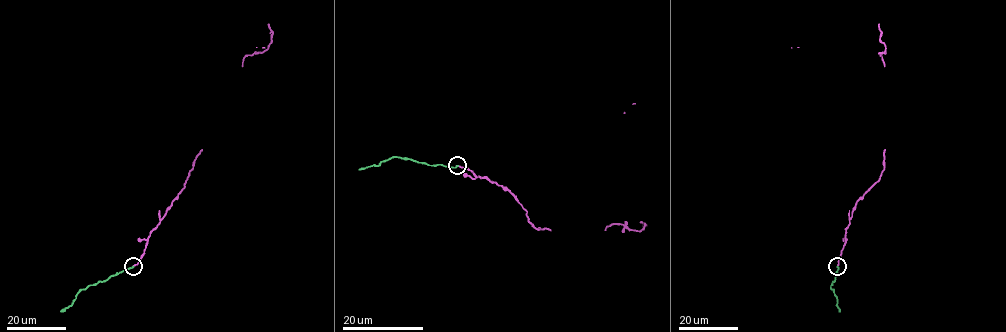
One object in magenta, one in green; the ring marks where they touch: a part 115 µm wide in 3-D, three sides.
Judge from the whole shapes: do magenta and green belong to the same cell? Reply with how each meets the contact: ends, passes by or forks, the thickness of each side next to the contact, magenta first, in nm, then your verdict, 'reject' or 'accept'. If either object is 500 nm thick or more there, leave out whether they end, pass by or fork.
magenta ends; green ends; calibres 200 and 240 nm; accept

